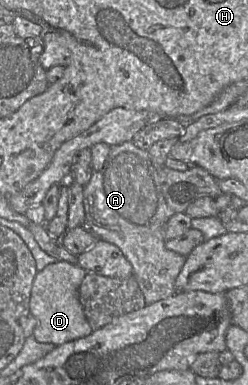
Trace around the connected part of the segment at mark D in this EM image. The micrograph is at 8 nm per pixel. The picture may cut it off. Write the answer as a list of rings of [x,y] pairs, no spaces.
[[[56,261],[37,272],[29,300],[29,312],[36,319],[32,336],[37,342],[59,346],[93,332],[79,301],[79,287],[86,274],[85,269],[67,261]]]

